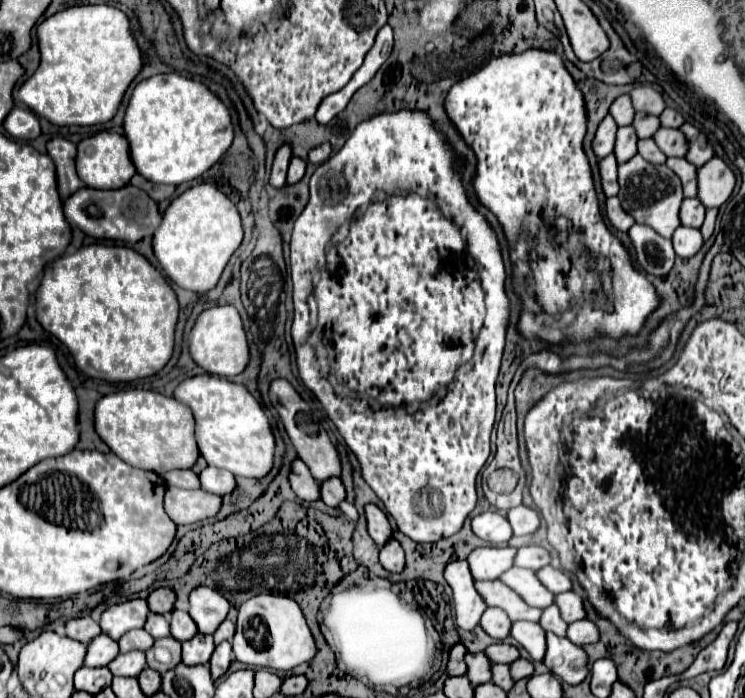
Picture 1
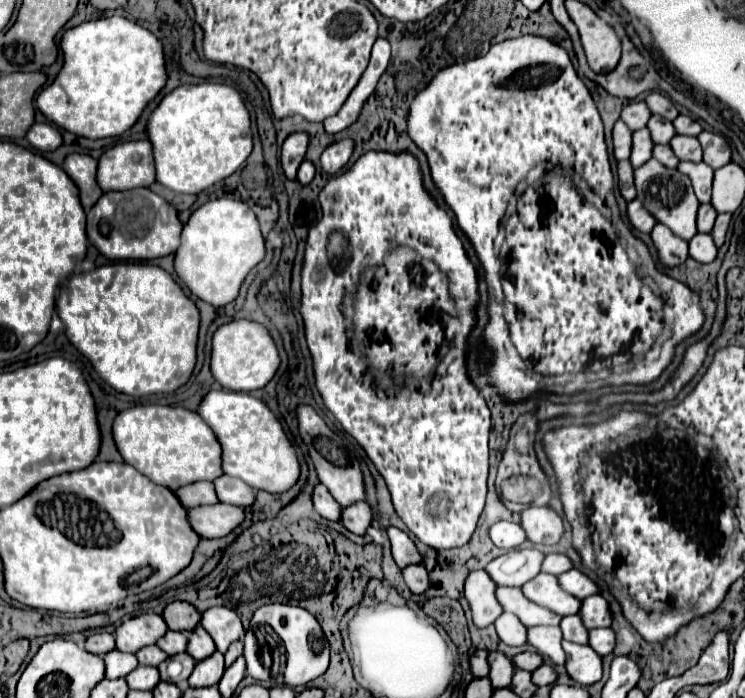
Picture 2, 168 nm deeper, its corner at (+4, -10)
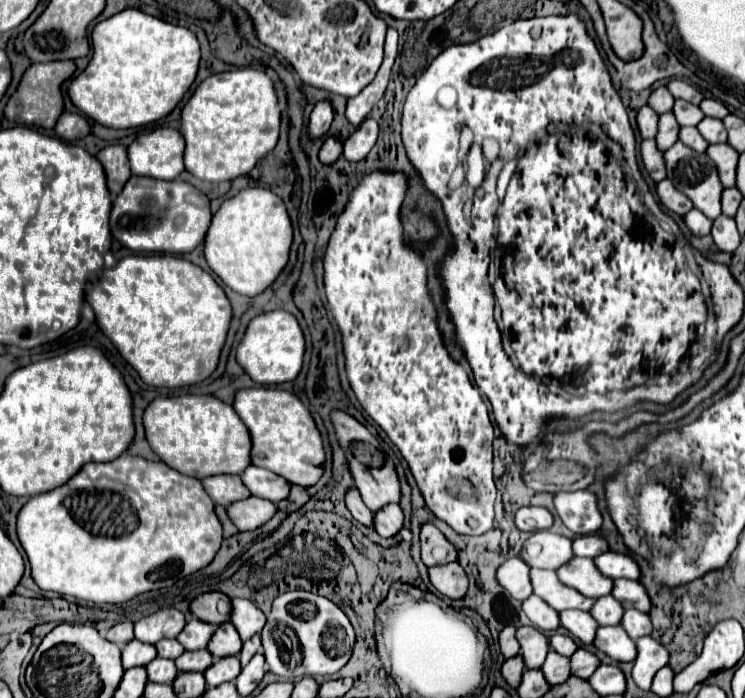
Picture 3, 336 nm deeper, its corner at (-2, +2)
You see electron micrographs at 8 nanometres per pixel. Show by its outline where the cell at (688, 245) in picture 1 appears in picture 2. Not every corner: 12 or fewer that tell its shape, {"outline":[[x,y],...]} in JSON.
{"outline":[[709,234],[689,240],[689,258],[707,264],[717,256]]}

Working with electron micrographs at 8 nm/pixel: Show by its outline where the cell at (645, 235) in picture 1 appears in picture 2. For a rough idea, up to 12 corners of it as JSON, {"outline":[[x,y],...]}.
{"outline":[[657,224],[651,240],[659,262],[675,268],[687,260],[687,240]]}

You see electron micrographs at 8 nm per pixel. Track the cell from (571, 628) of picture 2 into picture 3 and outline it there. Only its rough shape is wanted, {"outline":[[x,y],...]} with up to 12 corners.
{"outline":[[603,596],[591,608],[601,626],[621,622],[625,608],[617,598]]}

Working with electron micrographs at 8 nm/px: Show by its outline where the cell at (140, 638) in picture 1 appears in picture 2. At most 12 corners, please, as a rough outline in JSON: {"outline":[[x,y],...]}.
{"outline":[[157,646],[135,652],[139,664],[157,666],[167,654]]}

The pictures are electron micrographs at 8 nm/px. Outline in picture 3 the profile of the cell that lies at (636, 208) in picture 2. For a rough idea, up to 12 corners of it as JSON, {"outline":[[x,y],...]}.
{"outline":[[671,180],[657,184],[657,196],[671,214],[683,216],[693,202],[673,188]]}

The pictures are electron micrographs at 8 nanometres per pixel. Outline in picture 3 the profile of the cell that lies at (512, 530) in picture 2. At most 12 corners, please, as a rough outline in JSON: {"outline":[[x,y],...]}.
{"outline":[[523,506],[515,514],[519,530],[547,530],[555,516],[543,506]]}

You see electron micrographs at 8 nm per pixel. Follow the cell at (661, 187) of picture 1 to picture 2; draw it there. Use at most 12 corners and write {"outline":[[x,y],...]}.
{"outline":[[657,160],[633,170],[637,198],[675,236],[697,234],[687,176]]}

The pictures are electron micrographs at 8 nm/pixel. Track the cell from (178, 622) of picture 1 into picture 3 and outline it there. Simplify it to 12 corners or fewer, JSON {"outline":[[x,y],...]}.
{"outline":[[231,622],[217,626],[209,652],[215,658],[237,656],[243,642]]}

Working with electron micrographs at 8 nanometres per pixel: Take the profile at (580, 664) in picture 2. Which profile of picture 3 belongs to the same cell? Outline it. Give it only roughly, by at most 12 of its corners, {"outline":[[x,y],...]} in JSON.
{"outline":[[621,624],[601,626],[595,646],[617,662],[633,662],[637,644]]}

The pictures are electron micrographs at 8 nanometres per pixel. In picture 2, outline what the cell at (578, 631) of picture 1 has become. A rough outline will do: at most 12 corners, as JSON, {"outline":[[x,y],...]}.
{"outline":[[611,628],[589,630],[589,642],[601,656],[611,654],[615,634]]}

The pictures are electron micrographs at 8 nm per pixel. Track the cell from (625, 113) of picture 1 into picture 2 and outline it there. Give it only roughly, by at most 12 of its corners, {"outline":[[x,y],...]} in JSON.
{"outline":[[629,102],[621,120],[629,128],[643,128],[651,112],[643,102]]}

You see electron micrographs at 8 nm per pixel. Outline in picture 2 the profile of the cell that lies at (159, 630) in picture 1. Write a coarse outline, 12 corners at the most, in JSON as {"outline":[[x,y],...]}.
{"outline":[[165,632],[157,646],[169,656],[185,652],[187,632]]}

